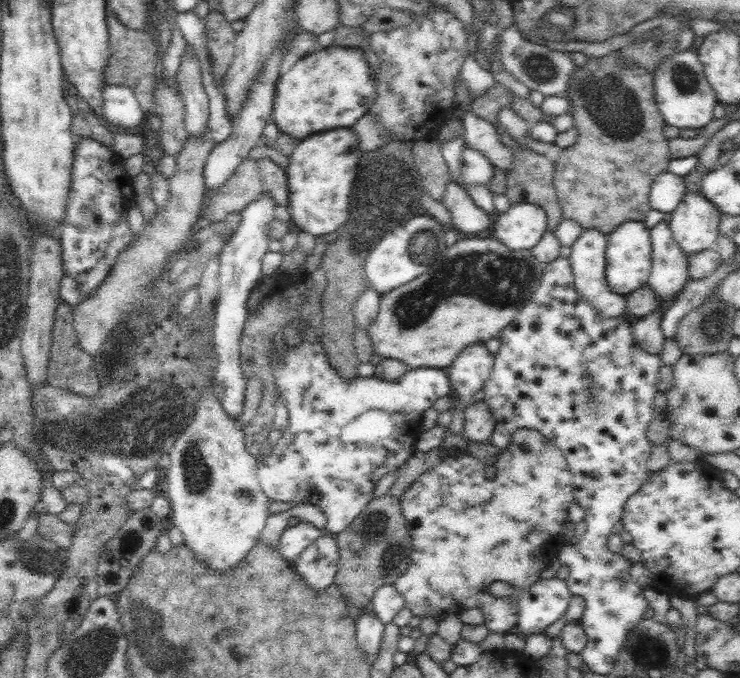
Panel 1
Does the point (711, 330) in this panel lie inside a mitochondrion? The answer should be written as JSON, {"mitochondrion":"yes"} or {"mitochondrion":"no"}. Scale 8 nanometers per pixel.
{"mitochondrion":"yes"}

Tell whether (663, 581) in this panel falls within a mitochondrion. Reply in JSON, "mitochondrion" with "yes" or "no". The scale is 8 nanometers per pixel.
{"mitochondrion":"no"}

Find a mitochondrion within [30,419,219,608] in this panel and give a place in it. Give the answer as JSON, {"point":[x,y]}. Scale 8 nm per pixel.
{"point":[56,439]}

